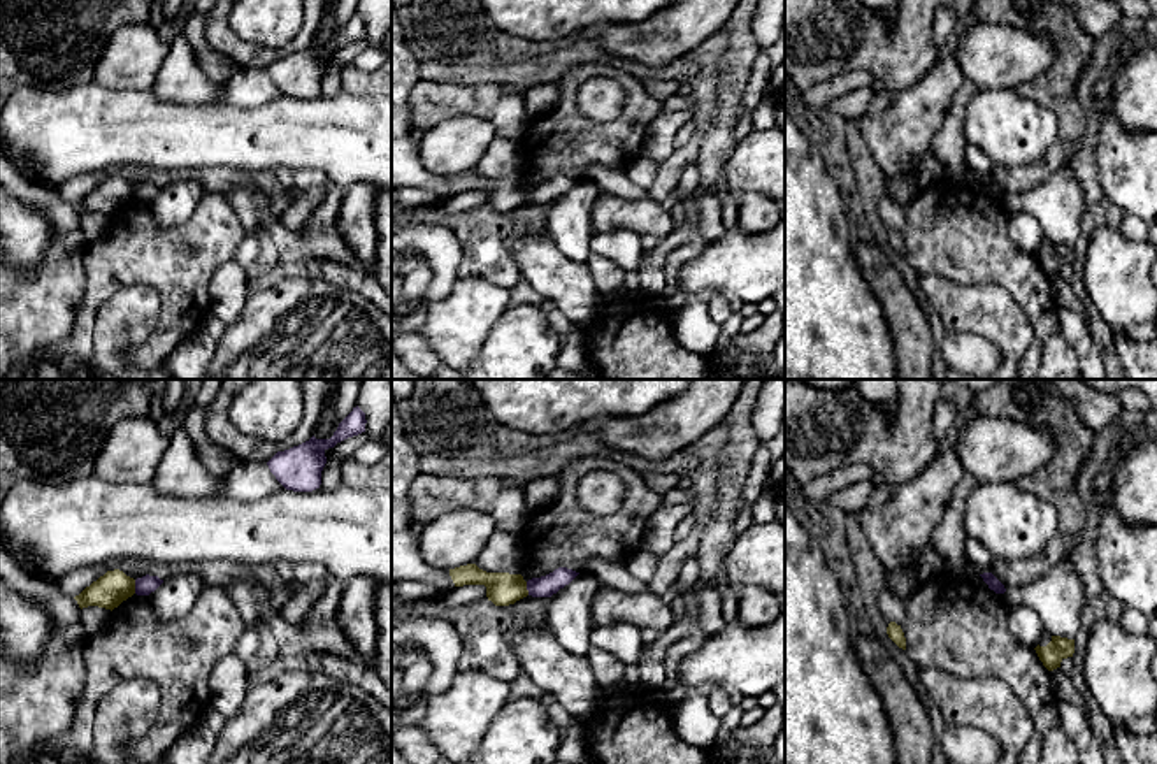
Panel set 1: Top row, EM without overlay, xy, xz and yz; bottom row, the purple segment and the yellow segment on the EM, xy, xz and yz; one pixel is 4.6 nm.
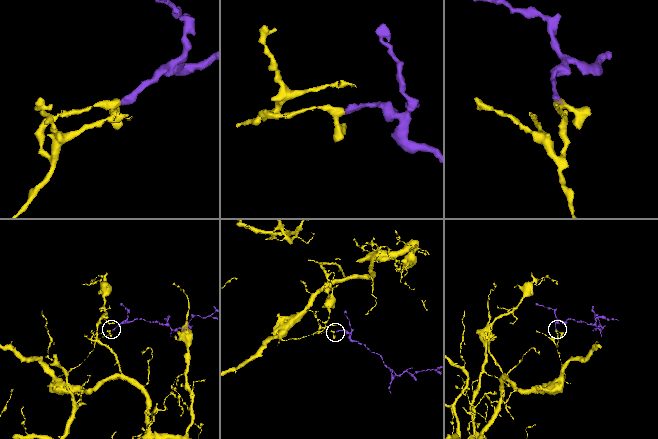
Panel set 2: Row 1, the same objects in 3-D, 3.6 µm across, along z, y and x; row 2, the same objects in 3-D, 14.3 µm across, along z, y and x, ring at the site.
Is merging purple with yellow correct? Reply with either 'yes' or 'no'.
no

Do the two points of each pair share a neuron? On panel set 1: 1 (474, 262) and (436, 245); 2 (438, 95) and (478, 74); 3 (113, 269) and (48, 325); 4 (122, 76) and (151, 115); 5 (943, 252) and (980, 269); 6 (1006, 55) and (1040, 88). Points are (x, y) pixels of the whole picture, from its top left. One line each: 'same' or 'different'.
1: different
2: different
3: different
4: different
5: same
6: different

